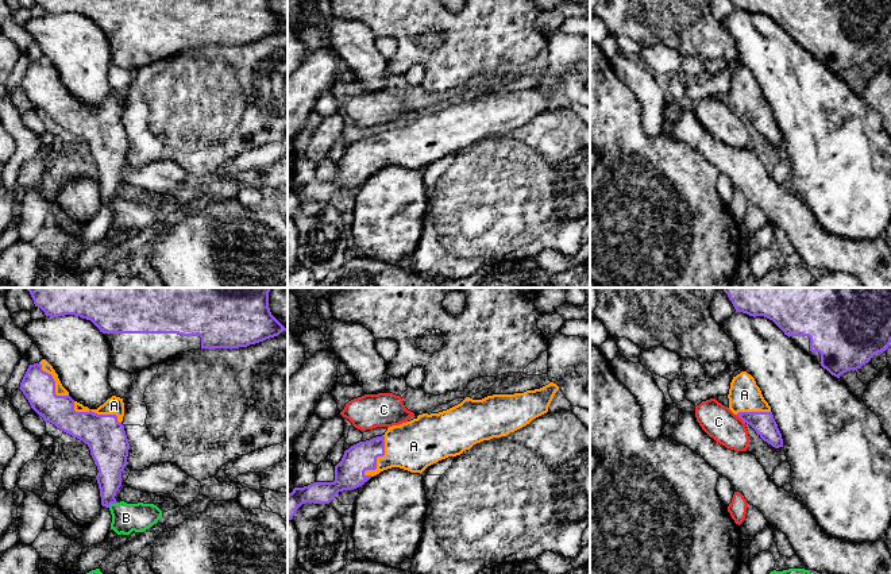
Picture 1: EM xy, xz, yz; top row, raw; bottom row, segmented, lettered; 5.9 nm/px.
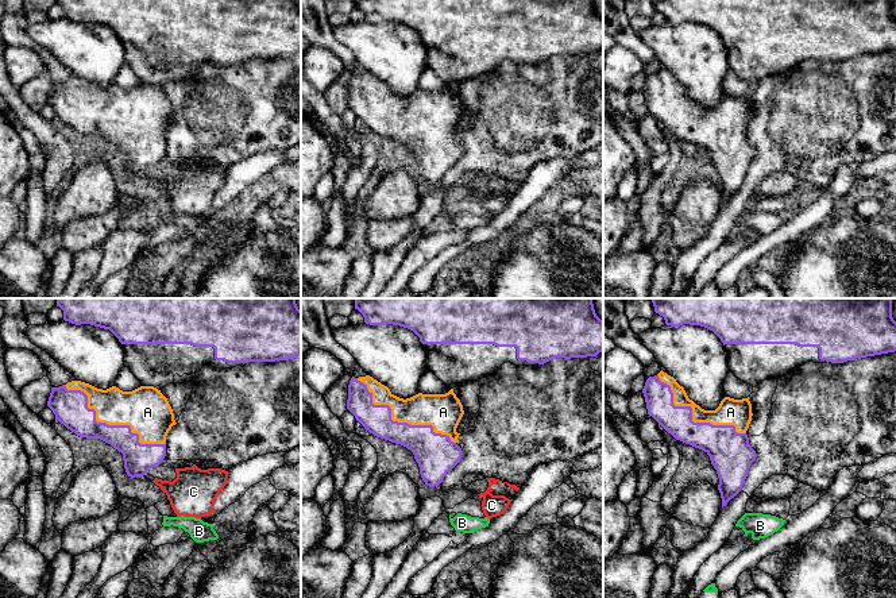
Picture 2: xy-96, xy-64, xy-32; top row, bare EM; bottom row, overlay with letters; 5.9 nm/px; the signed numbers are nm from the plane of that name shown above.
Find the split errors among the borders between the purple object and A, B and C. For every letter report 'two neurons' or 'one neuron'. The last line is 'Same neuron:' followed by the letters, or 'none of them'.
A: one neuron
B: one neuron
C: two neurons
Same neuron: A, B

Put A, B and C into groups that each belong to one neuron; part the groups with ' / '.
A B / C

